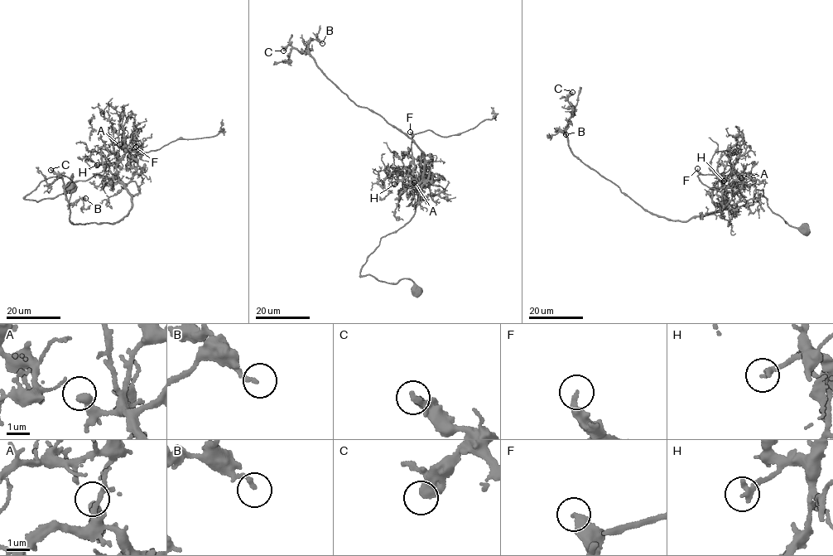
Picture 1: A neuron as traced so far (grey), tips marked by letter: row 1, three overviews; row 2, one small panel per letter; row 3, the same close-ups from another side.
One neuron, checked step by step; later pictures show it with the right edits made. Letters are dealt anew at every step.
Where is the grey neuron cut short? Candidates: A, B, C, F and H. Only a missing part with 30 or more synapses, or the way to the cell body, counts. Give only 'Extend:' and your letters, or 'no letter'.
Extend: H

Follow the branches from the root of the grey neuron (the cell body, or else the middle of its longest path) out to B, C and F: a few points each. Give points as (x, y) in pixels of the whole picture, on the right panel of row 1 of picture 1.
B: (806, 229), (774, 213), (763, 190), (753, 205), (682, 221), (657, 216), (587, 166), (557, 129), (565, 134)
C: (806, 229), (774, 213), (763, 190), (753, 205), (684, 221), (646, 210), (573, 153), (565, 133), (572, 92)
F: (806, 229), (794, 227), (774, 213), (763, 190), (756, 190), (753, 205), (728, 209), (722, 180), (697, 168)

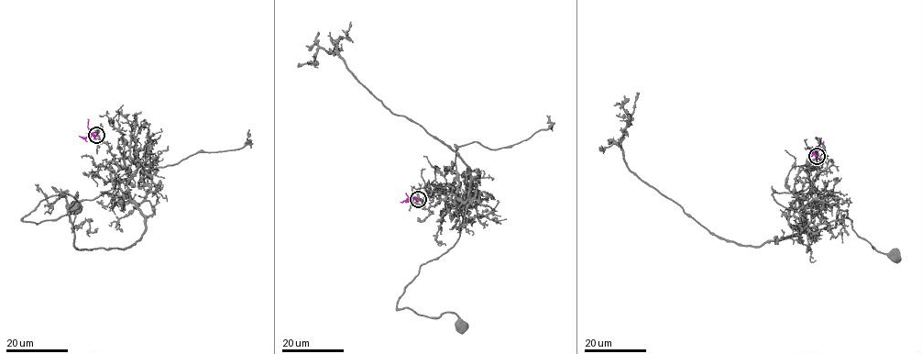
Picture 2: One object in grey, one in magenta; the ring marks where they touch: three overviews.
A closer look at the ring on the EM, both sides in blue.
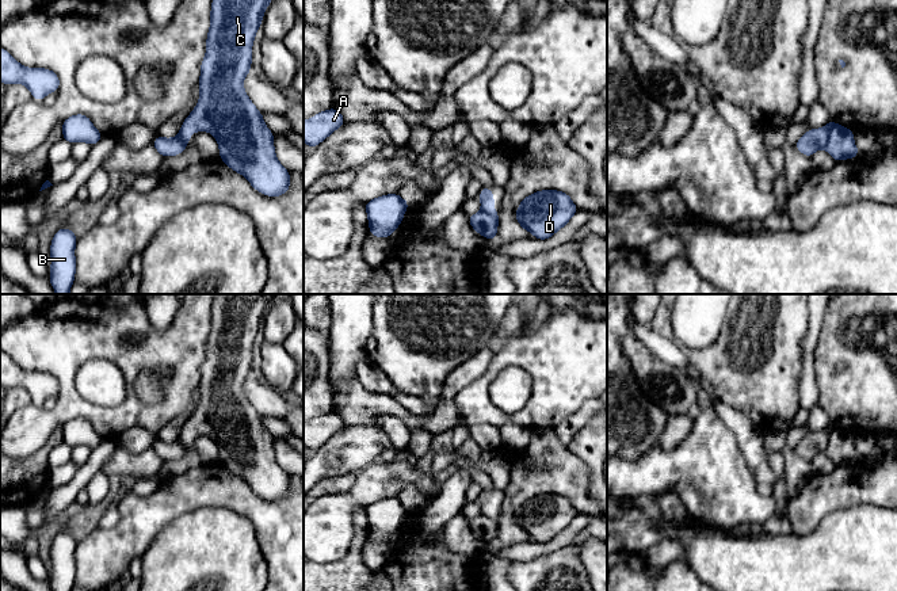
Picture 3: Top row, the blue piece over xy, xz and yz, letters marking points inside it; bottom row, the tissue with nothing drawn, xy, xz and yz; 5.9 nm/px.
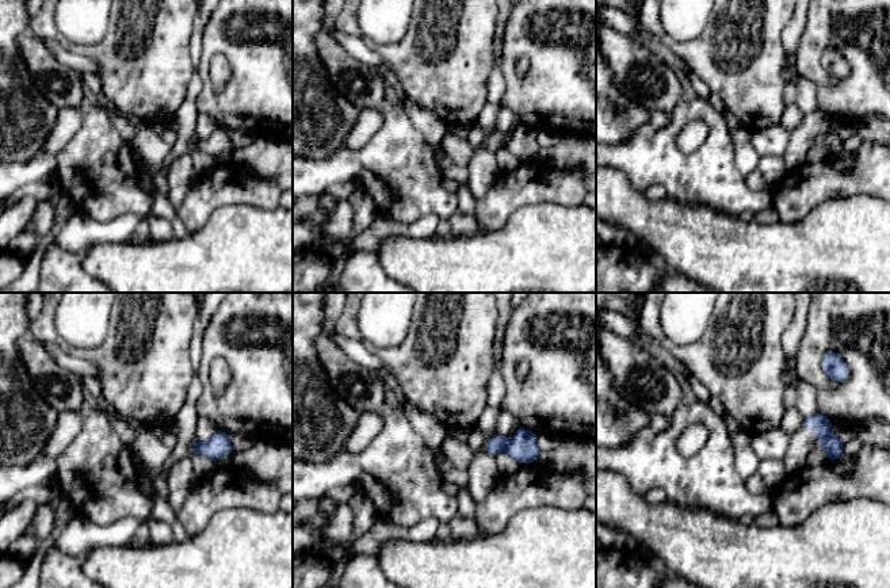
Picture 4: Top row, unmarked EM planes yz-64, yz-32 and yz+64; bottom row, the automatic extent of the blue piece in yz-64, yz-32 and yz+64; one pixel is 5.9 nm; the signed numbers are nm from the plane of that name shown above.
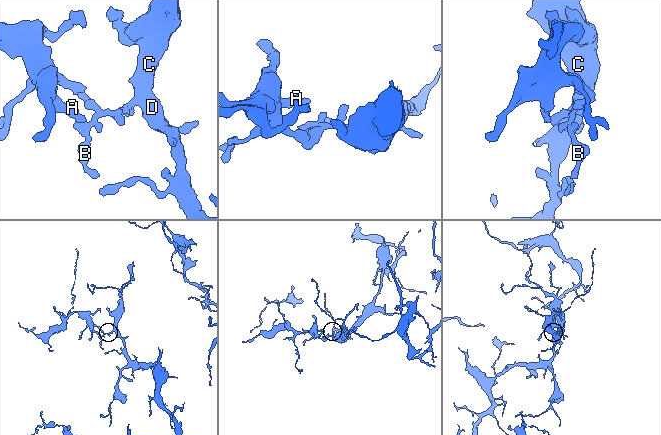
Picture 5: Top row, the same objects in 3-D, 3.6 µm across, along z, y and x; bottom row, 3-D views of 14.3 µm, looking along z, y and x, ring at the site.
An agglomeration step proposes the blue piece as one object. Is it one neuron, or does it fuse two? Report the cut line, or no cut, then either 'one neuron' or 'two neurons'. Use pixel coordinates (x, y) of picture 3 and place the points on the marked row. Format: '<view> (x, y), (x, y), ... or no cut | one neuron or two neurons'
yz (835, 124), (828, 141), (823, 147) | two neurons

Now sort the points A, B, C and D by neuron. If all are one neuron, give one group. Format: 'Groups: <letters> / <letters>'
Groups: A B / C D

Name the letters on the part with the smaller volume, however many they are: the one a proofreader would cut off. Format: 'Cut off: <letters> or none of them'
Cut off: A, B

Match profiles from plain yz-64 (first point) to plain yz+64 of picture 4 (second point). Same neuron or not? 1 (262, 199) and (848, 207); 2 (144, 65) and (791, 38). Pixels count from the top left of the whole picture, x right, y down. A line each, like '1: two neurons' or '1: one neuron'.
1: two neurons
2: two neurons

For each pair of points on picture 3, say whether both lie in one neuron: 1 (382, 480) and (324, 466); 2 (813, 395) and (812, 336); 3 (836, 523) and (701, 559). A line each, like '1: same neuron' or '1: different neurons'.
1: different neurons
2: same neuron
3: same neuron

